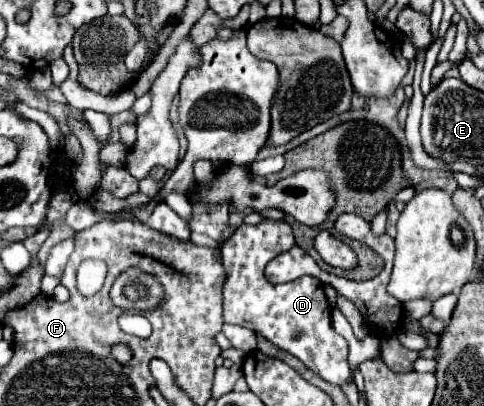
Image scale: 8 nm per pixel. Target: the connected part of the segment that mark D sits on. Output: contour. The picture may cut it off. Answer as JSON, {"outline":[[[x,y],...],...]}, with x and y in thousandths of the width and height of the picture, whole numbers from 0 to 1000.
{"outline":[[[543,542],[531,557],[519,552],[498,552],[477,581],[473,591],[461,596],[457,606],[457,635],[461,635],[461,655],[465,655],[465,695],[461,695],[461,783],[469,798],[490,798],[502,808],[514,808],[539,828],[548,828],[556,842],[564,842],[568,852],[601,867],[605,877],[614,877],[634,906],[643,906],[647,916],[655,916],[667,936],[705,951],[709,941],[717,941],[725,931],[721,921],[721,892],[717,892],[717,842],[713,833],[705,833],[696,818],[688,818],[684,808],[684,754],[676,744],[676,729],[667,719],[667,700],[659,695],[659,685],[651,680],[626,680],[614,685],[605,695],[593,700],[556,700],[548,690],[548,655],[552,645],[572,631],[581,616],[593,616],[601,601],[610,601],[605,591],[605,567],[589,542]]]}

